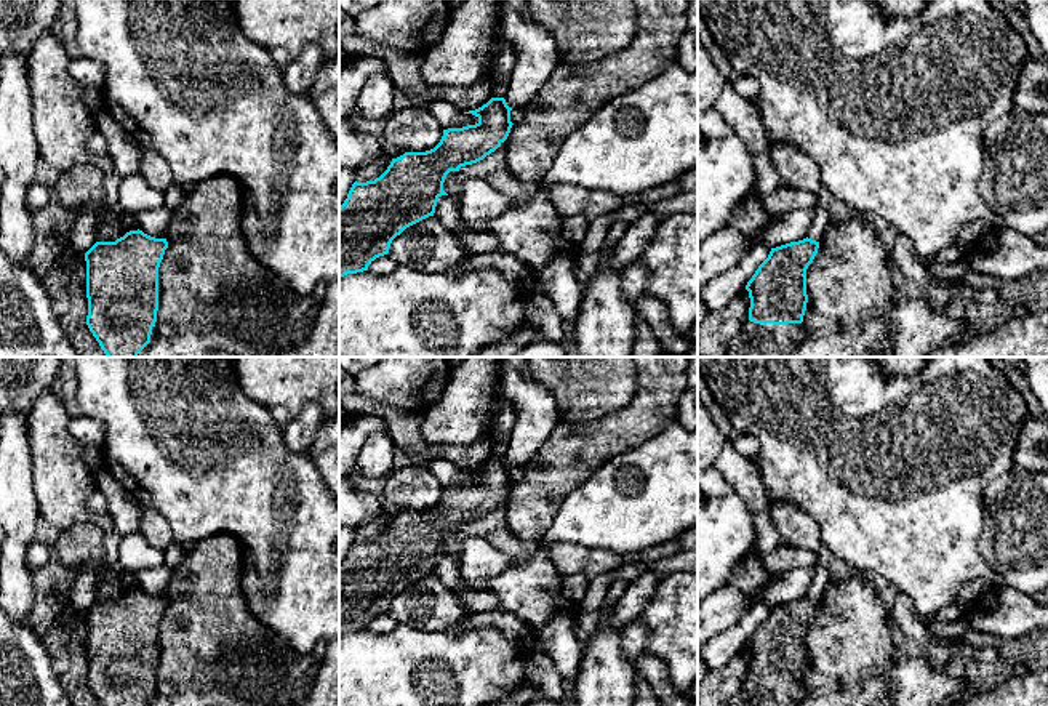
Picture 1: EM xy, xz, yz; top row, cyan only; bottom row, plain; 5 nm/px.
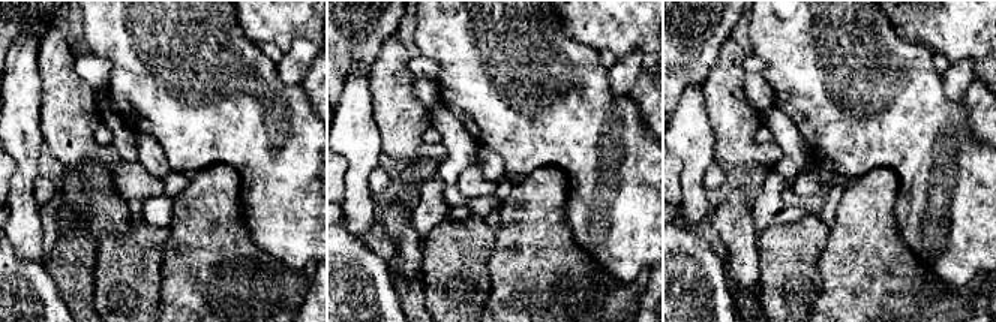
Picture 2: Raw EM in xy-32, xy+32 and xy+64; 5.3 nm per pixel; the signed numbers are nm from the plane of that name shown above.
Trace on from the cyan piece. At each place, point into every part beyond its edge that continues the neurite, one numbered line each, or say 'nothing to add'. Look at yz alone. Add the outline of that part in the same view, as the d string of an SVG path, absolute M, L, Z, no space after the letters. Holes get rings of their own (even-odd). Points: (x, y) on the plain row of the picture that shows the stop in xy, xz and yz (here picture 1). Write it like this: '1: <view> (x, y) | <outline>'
1: yz (751, 693) | M749 671L728 706L798 706L805 696L802 682L754 682Z

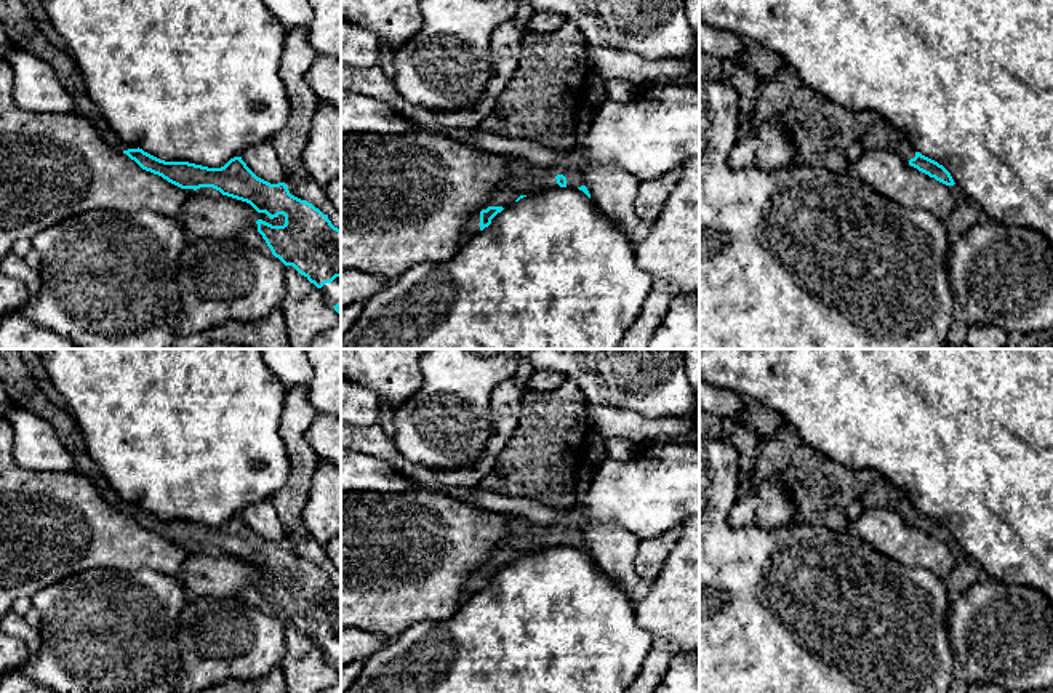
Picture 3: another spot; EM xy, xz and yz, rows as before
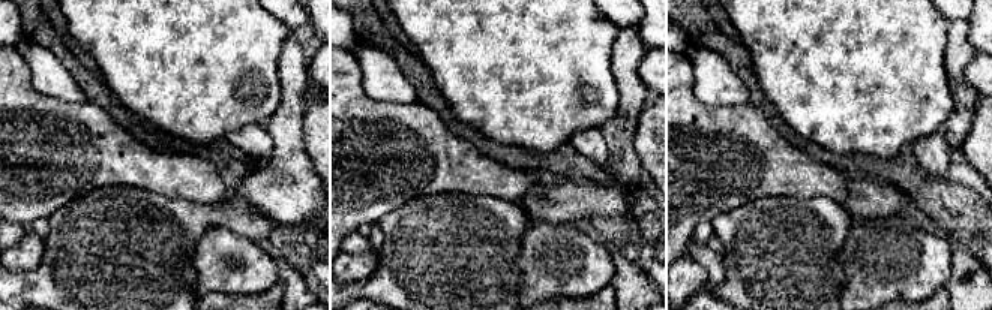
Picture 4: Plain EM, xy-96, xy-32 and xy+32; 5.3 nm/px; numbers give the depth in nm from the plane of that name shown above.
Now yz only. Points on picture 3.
1: yz (882, 492) | M882 475L874 480L874 483L863 493L859 501L864 504L864 507L888 507L907 523L917 511L915 506L907 499L907 496Z

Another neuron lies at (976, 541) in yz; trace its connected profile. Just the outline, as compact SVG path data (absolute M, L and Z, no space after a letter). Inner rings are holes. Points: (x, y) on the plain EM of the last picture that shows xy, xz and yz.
M699 349L699 378L778 411L811 448L823 451L831 459L850 469L875 471L896 485L917 511L943 523L965 555L979 563L984 576L1003 584L1032 587L1053 603L1053 349Z

